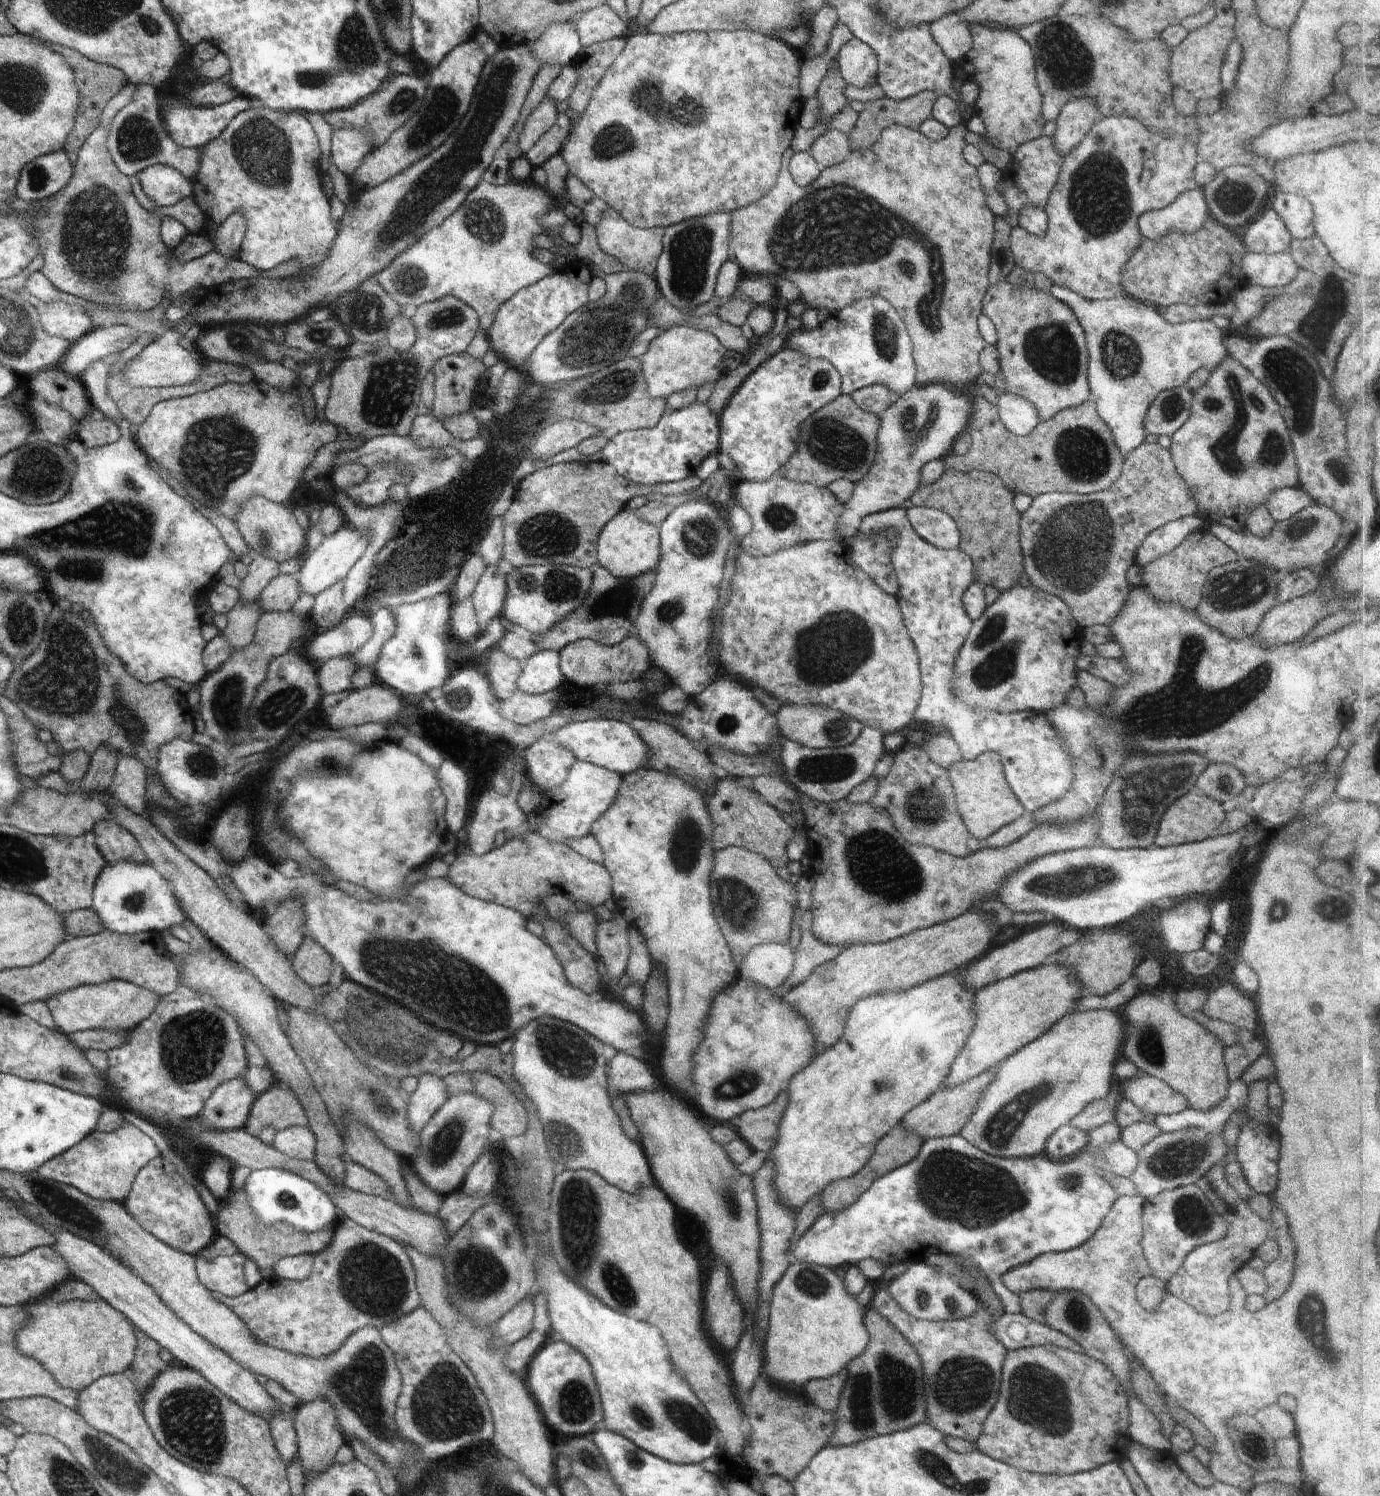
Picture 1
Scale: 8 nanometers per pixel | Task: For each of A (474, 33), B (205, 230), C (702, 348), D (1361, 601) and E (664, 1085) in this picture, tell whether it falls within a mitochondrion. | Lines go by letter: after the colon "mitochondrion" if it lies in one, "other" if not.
A: other
B: other
C: other
D: other
E: other

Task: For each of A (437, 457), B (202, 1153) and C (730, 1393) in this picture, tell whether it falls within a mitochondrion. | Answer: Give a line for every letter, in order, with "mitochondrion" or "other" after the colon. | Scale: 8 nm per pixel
A: mitochondrion
B: other
C: other

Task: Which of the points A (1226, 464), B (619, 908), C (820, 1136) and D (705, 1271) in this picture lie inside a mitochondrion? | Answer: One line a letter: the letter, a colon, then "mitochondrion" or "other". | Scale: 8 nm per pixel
A: mitochondrion
B: other
C: other
D: other

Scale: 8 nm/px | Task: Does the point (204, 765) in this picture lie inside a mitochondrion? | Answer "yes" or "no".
yes

